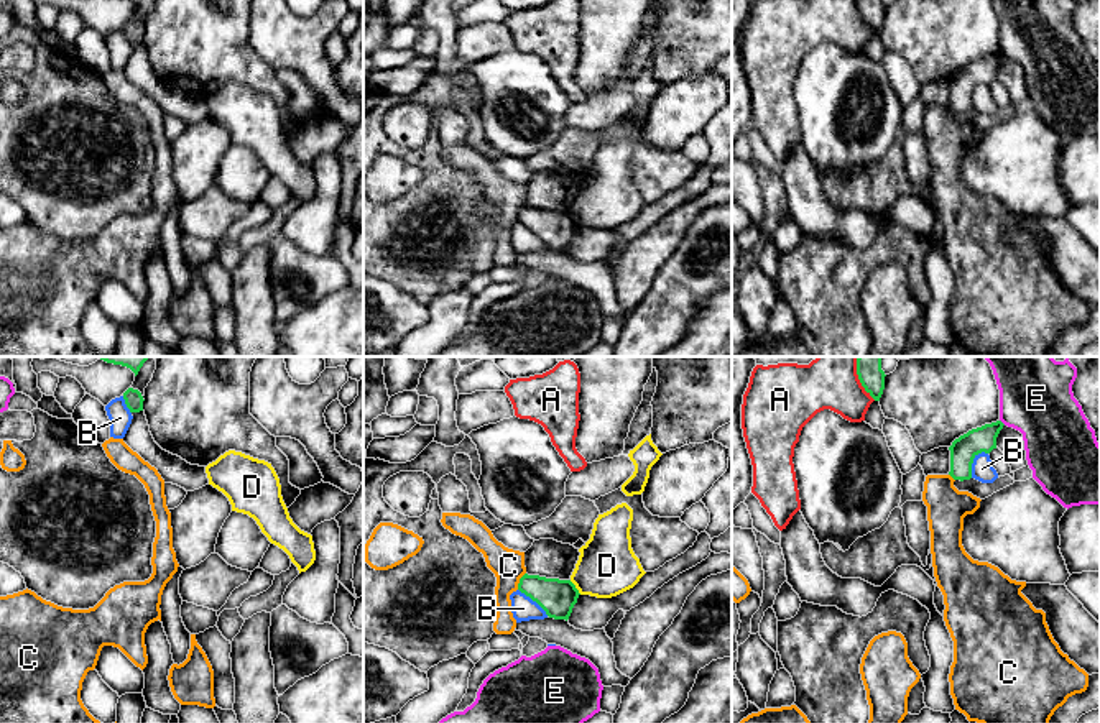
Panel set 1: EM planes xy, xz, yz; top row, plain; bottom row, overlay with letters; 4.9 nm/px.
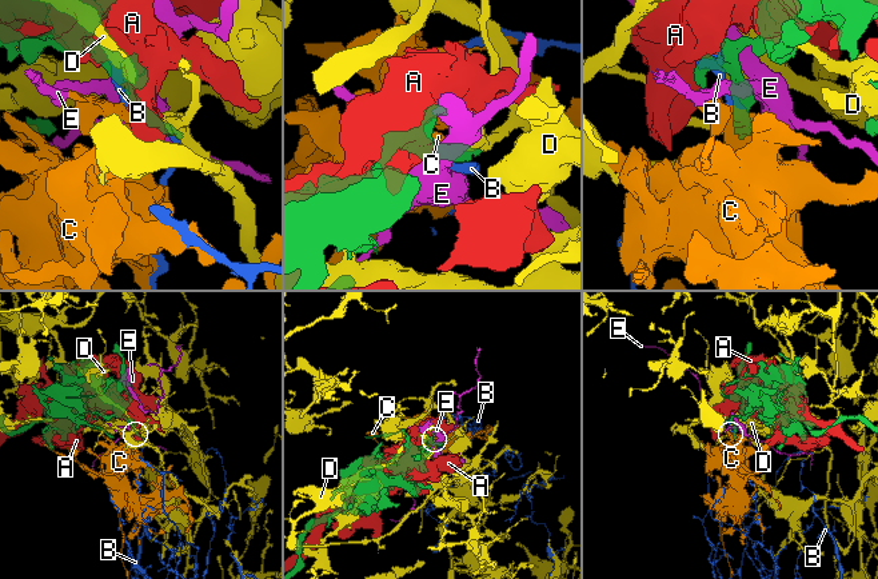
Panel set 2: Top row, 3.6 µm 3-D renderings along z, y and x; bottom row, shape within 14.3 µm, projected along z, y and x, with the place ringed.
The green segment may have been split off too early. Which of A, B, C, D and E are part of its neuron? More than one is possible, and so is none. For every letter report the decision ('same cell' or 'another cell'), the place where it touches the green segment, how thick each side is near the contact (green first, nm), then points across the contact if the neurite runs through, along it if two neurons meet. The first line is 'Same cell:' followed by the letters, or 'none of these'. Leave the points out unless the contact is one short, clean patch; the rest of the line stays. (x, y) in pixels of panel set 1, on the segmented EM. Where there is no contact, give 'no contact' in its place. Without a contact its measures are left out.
Same cell: C
A: another cell; meets green in yz at (859, 378); 130 nm thick on the green side, 260 nm on the other
B: another cell; meets green in yz at (972, 462); 130 nm thick on the green side, 110 nm on the other
C: same cell; meets green in xz at (520, 580); 180 nm thick on the green side, 160 nm on the other; runs through xz (556, 597), (520, 580), (508, 566)
D: another cell; meets green in xz at (574, 587); 180 nm thick on the green side, 300 nm on the other
E: another cell; meets green in yz at (1002, 423); 130 nm thick on the green side, 360 nm on the other; border along yz (1000, 419), (1005, 424)

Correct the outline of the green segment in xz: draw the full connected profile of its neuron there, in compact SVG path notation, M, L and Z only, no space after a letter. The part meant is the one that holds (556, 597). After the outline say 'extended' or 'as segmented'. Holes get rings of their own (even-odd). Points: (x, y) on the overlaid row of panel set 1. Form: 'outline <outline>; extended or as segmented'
outline M442 513L441 523L482 552L487 567L495 573L497 616L493 631L497 634L511 634L516 628L510 600L510 595L516 590L536 601L549 618L569 619L580 595L571 580L528 575L525 552L505 547L482 521L470 514Z; extended

